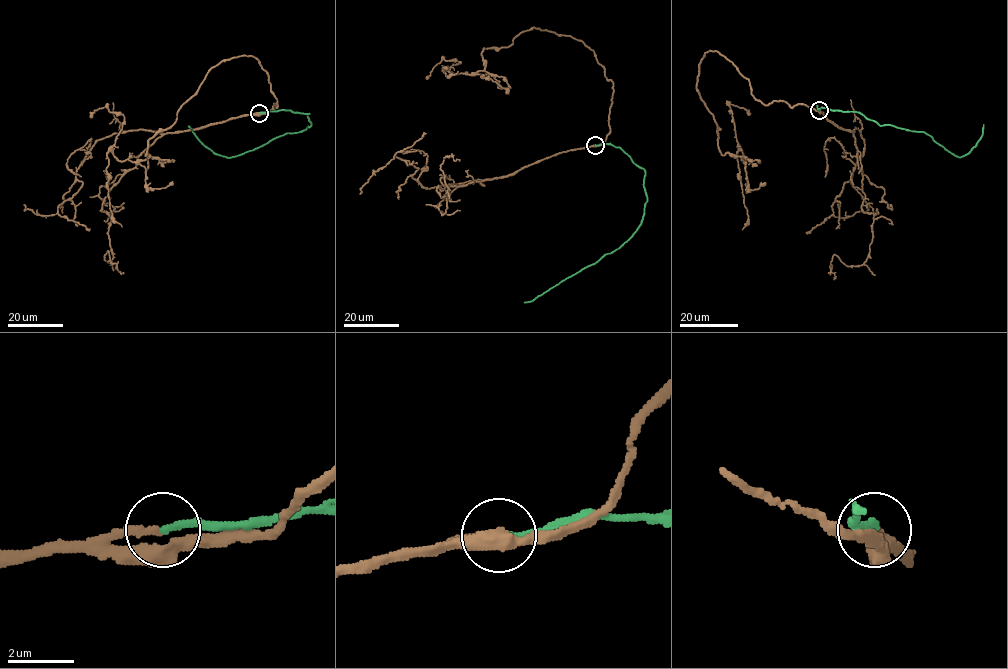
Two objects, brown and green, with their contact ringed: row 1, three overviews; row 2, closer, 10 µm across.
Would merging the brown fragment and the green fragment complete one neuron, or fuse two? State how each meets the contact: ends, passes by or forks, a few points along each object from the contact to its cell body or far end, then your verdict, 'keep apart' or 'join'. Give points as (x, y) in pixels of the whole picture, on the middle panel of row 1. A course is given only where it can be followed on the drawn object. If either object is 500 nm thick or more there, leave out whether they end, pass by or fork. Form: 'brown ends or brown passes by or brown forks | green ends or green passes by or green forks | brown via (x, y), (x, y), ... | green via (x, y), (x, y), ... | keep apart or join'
brown ends | green ends | brown via (594, 145), (613, 83), (569, 36), (532, 27), (484, 48), (484, 69), (443, 58), (426, 78) | green via (595, 145), (610, 144), (619, 147), (644, 170), (647, 201), (641, 225), (617, 249), (532, 301), (524, 302) | join

